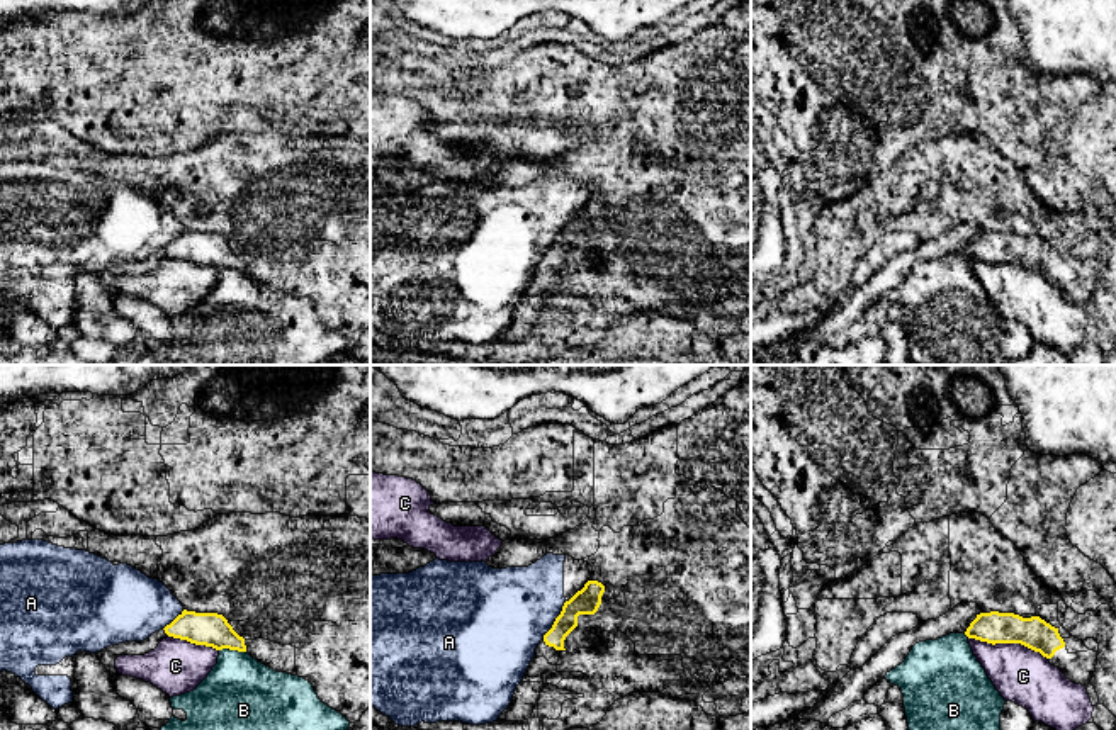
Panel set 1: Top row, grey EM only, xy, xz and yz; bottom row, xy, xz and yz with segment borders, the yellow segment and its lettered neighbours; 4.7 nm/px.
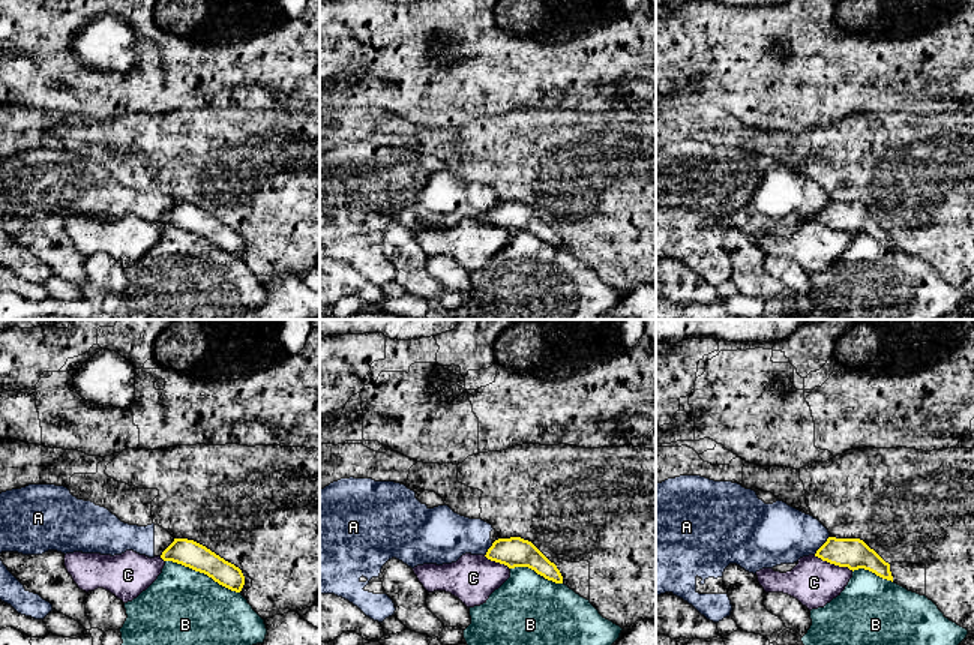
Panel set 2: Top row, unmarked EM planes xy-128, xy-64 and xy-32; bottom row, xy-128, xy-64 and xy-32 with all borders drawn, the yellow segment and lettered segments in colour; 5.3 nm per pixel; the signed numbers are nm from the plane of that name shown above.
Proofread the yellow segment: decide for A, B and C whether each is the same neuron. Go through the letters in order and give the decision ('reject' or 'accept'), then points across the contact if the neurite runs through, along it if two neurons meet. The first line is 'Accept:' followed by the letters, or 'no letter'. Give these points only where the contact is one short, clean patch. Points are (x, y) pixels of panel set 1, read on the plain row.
Accept: no letter
A: reject; border along xz (566, 221), (552, 247), (542, 257)
B: reject
C: reject

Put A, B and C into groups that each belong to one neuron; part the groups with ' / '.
A / B / C

